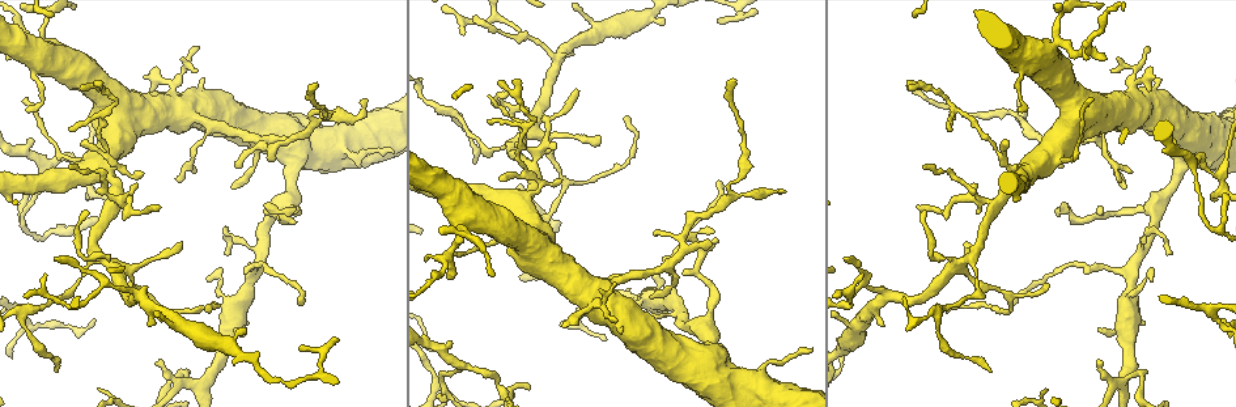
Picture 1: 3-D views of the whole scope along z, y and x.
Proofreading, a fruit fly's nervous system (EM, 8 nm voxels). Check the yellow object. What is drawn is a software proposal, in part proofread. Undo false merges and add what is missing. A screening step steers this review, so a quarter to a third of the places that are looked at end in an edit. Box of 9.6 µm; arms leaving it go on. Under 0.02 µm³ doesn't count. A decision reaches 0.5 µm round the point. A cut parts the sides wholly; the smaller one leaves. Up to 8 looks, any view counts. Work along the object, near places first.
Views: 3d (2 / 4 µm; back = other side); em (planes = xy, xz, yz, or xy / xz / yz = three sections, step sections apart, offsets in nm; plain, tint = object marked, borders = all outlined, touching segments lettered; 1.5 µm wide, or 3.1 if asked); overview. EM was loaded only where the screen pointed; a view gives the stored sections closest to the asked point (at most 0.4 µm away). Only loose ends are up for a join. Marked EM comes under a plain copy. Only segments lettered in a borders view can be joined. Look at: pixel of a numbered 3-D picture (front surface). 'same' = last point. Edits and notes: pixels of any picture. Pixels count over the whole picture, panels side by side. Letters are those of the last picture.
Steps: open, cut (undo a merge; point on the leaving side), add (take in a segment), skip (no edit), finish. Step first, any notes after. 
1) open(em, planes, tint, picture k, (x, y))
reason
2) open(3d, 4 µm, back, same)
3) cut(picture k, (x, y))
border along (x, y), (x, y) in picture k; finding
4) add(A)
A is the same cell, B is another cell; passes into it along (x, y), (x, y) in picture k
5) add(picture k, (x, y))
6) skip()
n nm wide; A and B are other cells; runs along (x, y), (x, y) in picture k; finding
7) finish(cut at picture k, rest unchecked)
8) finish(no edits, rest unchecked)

open(em, planes, borders, picture 1, (92, 319))
tapers out

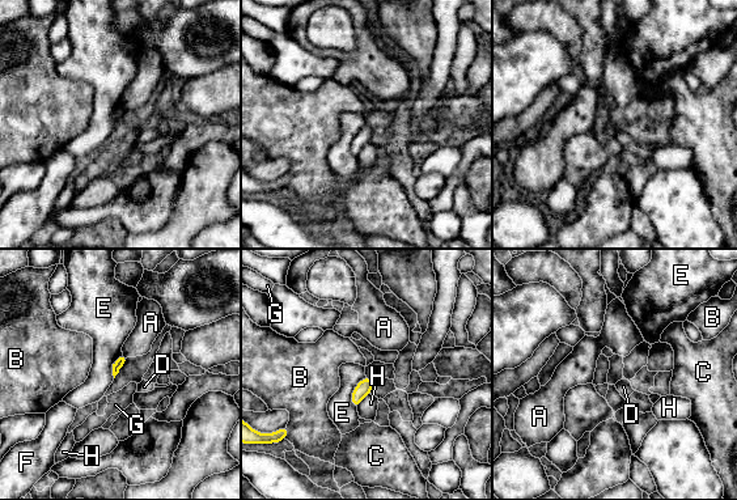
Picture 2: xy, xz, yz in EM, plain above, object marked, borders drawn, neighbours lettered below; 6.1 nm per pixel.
skip()
A, B, C, D, E, F, G and H are other cells; none of them fits

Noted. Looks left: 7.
open(em, planes, borders, picture 1, (554, 145))
free end

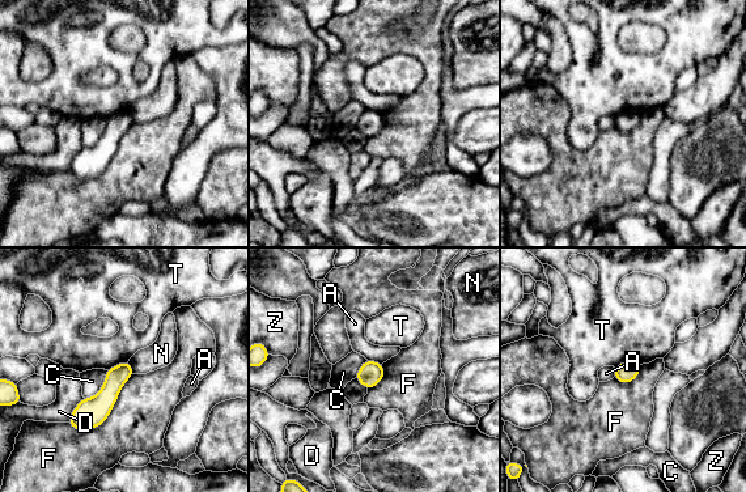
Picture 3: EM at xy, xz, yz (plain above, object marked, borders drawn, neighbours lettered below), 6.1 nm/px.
skip()
A, C, D, F, N, T and Z are other cells; border along (134, 373), (98, 425), (67, 423) in picture 3; no lettered segment goes on from it

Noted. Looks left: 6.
open(em, planes, borders, picture 1, (1051, 45))

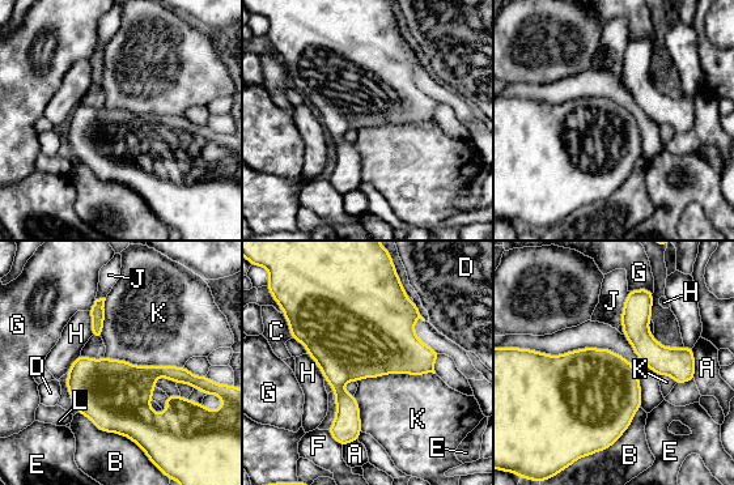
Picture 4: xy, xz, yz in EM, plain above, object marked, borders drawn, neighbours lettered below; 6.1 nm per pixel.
skip()
360 nm wide; A, B, C, D, E, F, G, H, J, K and L are other cells; border along (105, 356), (135, 365), (183, 366) in picture 4; one cell here

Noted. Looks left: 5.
finish(no edits, rest unchecked)

